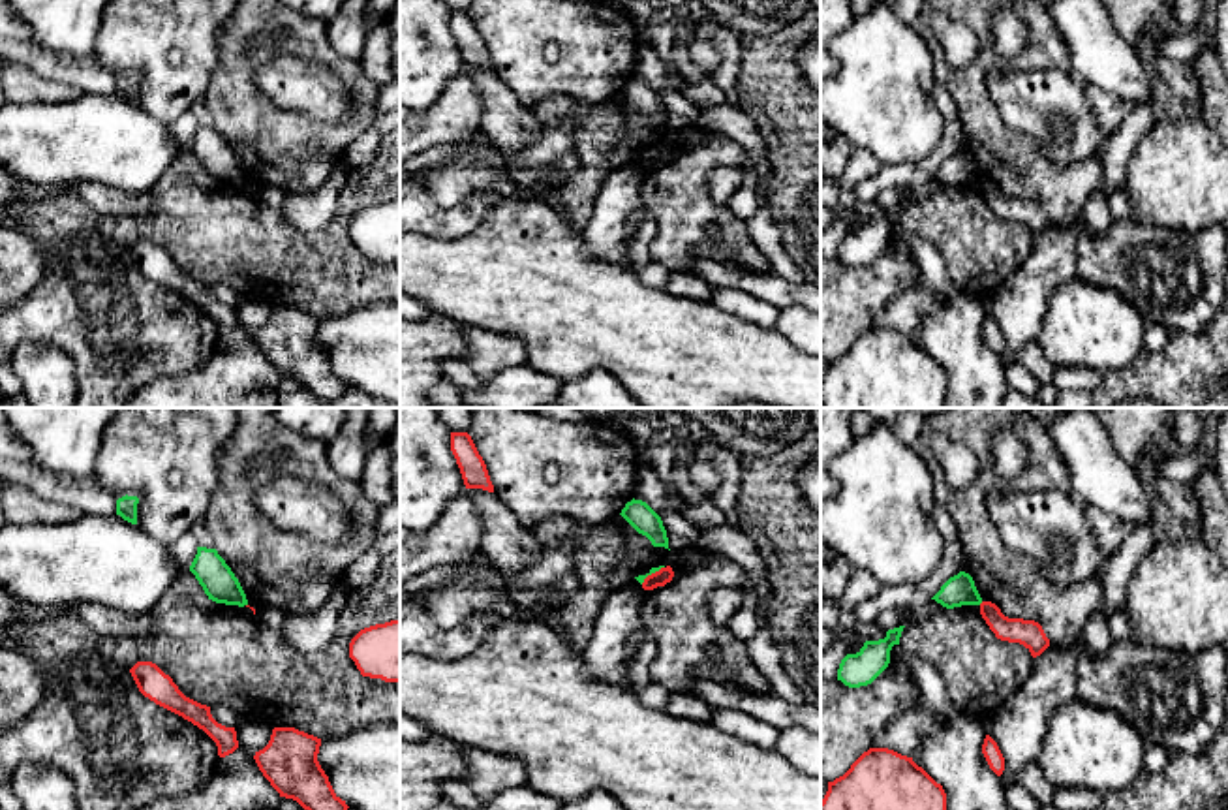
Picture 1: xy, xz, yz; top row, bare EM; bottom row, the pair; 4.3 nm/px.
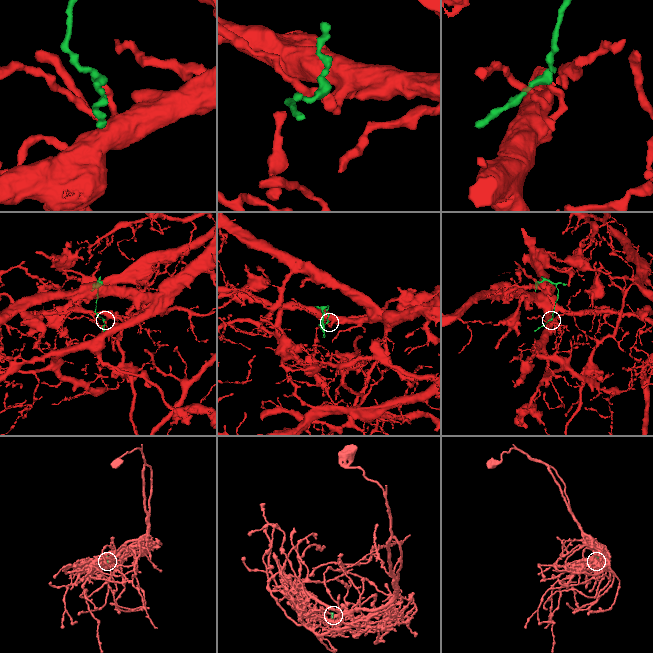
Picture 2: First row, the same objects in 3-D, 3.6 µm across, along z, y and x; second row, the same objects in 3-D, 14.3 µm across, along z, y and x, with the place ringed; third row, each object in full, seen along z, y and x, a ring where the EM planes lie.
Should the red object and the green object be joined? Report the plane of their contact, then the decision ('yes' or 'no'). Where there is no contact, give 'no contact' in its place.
xz | no

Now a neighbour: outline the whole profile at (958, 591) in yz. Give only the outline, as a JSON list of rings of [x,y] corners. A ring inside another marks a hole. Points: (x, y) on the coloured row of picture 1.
[[[965,571],[950,577],[931,600],[946,609],[982,603],[973,577]]]

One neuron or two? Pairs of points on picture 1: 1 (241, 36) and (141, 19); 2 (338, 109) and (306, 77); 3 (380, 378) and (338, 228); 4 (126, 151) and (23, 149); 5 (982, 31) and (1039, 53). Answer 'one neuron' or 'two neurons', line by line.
1: two neurons
2: one neuron
3: two neurons
4: one neuron
5: one neuron

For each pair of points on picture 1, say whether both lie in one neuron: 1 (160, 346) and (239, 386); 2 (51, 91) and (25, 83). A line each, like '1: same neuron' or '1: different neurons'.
1: different neurons
2: same neuron

